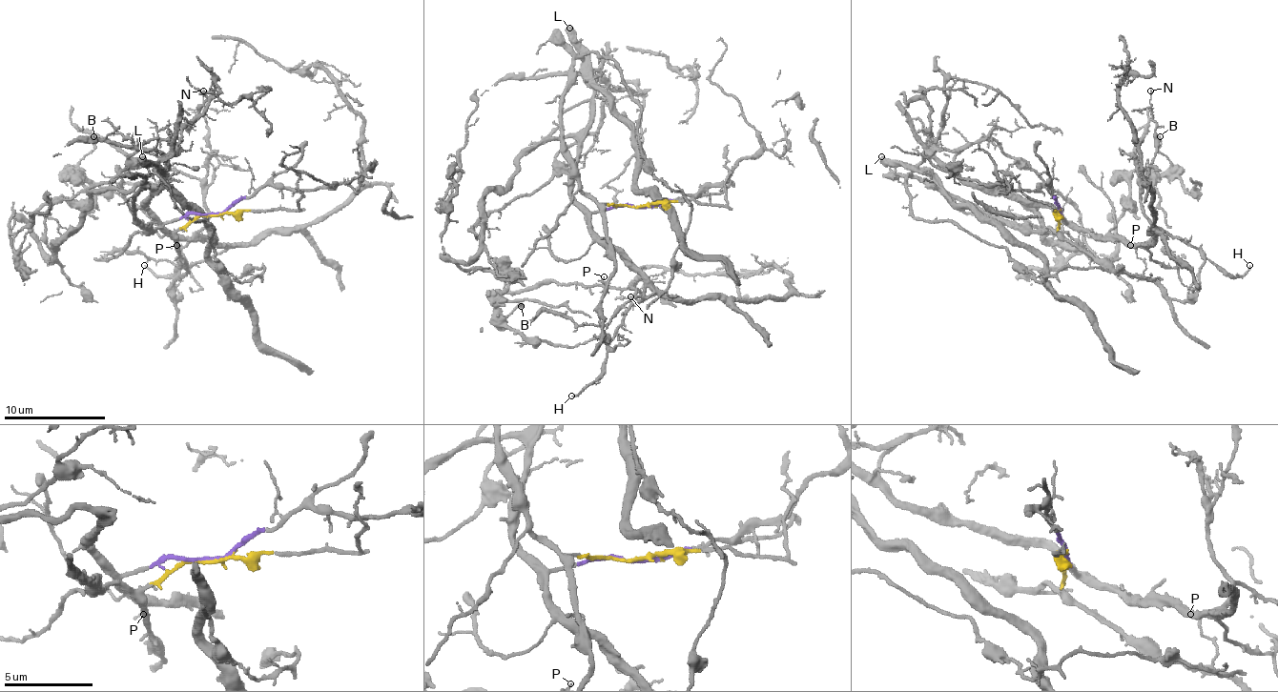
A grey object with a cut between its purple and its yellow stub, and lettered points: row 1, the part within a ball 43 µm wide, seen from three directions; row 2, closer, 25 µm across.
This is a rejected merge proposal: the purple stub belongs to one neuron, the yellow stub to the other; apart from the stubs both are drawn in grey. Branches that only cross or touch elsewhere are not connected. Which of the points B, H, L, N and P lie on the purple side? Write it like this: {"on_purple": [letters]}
{"on_purple": ["B", "H", "N"]}

